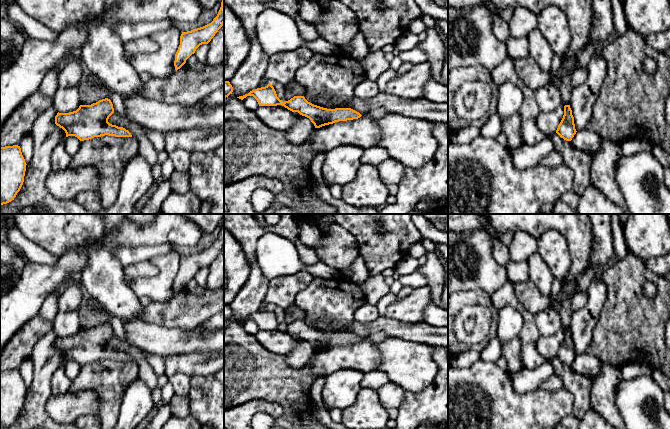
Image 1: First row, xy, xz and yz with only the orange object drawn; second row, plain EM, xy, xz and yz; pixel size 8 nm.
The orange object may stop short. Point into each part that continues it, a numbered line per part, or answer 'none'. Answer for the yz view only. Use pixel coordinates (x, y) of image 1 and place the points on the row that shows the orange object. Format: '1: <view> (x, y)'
none

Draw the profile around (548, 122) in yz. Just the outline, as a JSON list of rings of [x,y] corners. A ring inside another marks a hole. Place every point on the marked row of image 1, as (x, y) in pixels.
[[[564,105],[559,106],[552,112],[540,112],[536,120],[537,126],[546,135],[551,135],[556,132],[564,115]]]

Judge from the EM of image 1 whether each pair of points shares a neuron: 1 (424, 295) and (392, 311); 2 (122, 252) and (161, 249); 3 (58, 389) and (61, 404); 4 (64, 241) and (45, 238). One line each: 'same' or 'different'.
1: same
2: same
3: different
4: same

